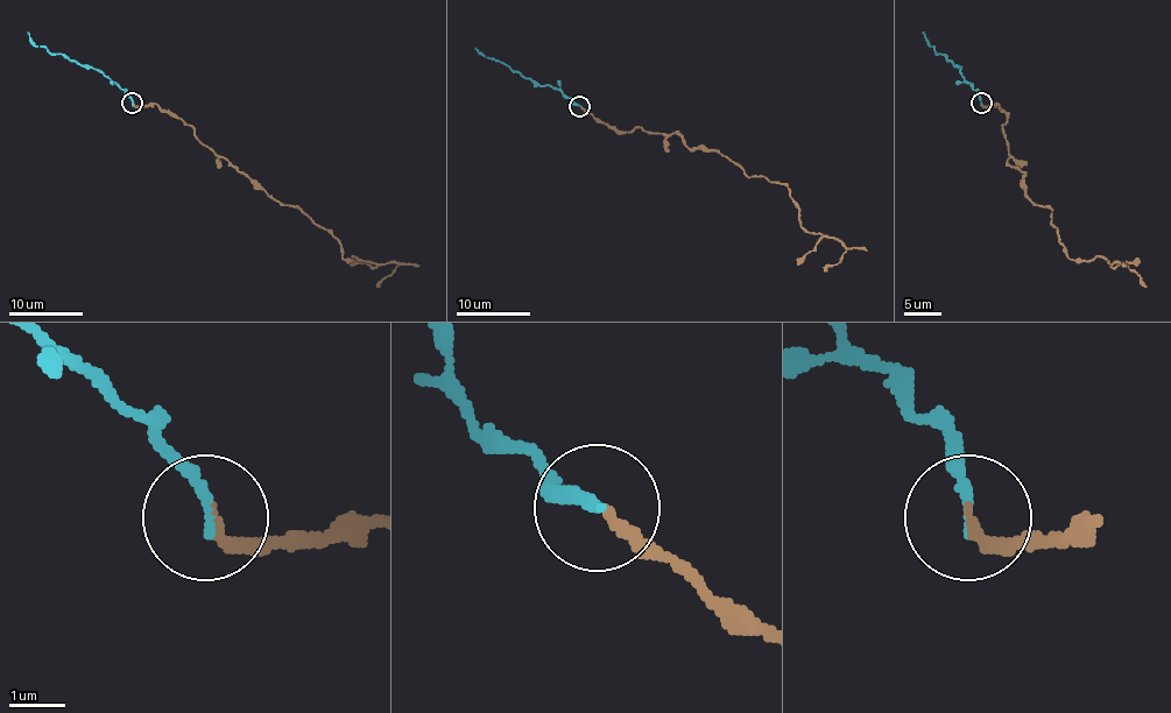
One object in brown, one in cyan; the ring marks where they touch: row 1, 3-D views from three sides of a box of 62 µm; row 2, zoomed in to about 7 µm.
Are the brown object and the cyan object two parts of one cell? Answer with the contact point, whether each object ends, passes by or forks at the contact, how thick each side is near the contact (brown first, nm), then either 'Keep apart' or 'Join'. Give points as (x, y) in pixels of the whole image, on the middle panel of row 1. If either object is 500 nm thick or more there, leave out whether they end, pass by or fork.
Place: (579, 106). At the ring brown ends. At the ring cyan ends. Thickness 200 nm (brown) against 190 nm. Join

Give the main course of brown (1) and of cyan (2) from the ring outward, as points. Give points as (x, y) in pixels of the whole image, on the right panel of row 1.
1: (980, 104), (1006, 112), (1008, 162), (1024, 174), (1024, 193), (1052, 210), (1063, 251), (1122, 263), (1147, 286)
2: (980, 104), (980, 94), (967, 83), (960, 68), (939, 54), (923, 32)

